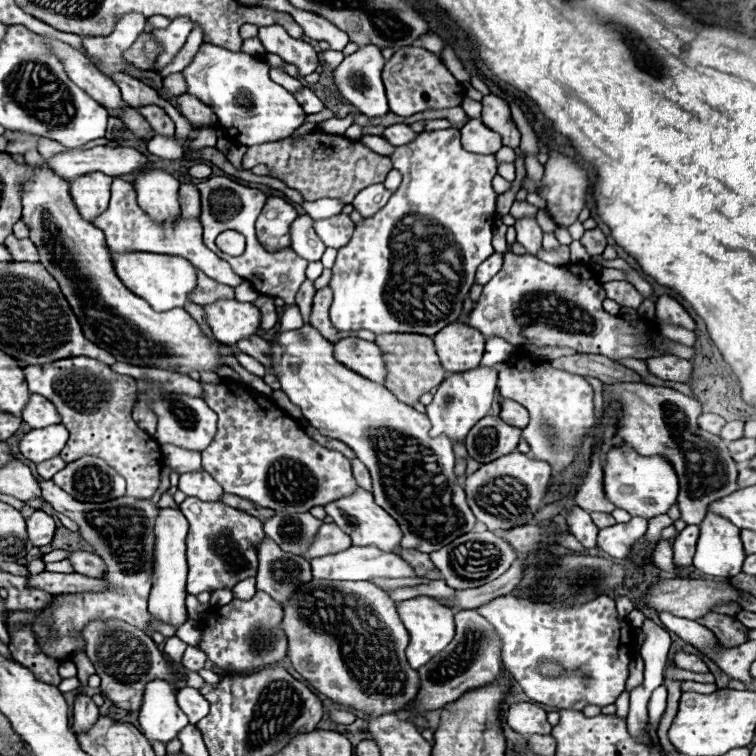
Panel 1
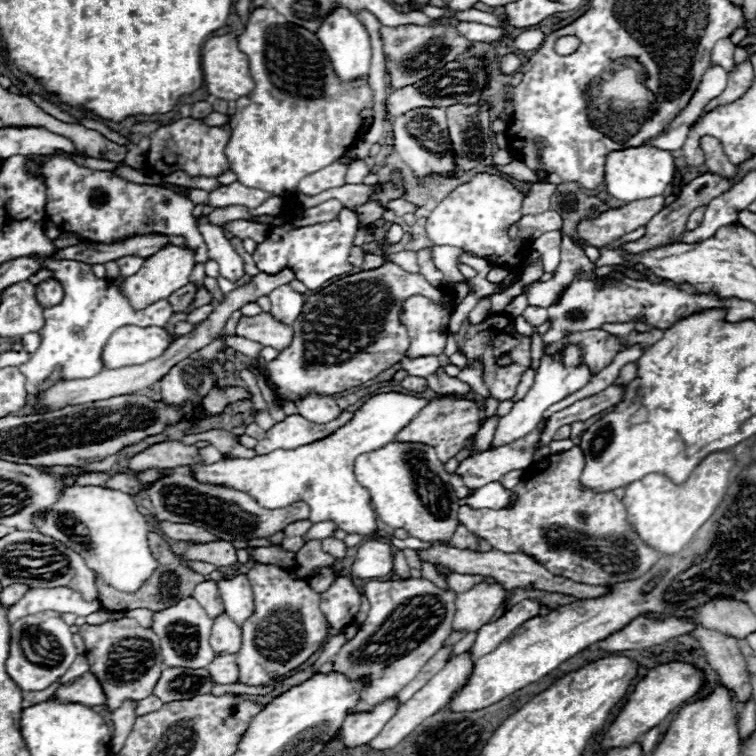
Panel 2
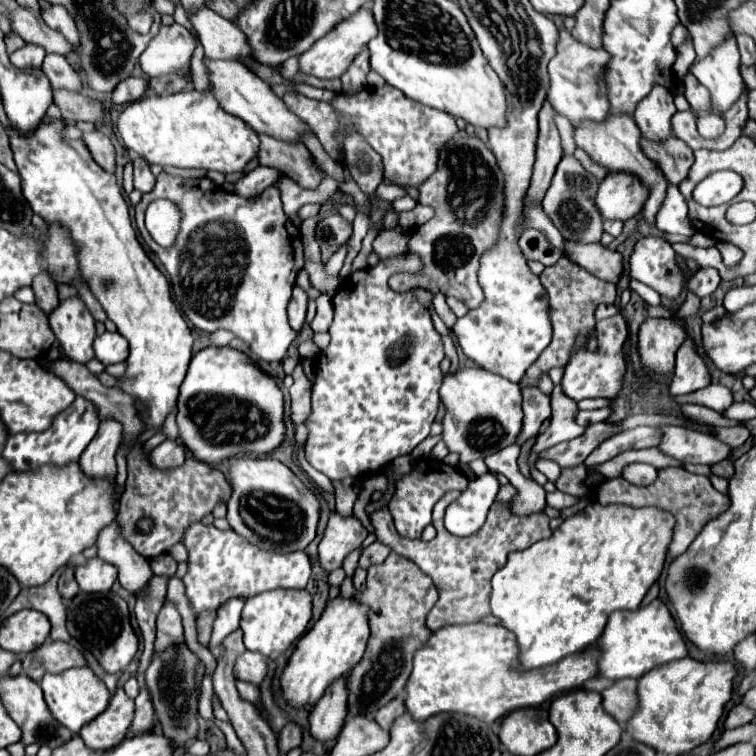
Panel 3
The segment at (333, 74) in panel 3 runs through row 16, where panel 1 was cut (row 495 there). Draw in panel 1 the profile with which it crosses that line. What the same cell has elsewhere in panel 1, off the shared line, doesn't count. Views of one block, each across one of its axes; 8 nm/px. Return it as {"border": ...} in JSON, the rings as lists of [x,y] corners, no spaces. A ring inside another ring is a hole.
{"border":[[[358,488],[354,490],[350,496],[344,496],[336,502],[330,502],[324,506],[326,514],[334,518],[334,522],[352,538],[354,546],[368,546],[368,544],[376,544],[380,550],[384,552],[394,552],[396,546],[400,546],[402,534],[400,528],[396,526],[396,520],[390,518],[388,512],[384,512],[376,502],[372,492]]]}

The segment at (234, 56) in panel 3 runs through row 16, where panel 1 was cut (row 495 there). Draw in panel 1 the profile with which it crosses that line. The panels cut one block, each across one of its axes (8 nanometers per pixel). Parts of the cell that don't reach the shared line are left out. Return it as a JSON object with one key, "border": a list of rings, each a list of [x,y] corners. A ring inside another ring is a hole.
{"border":[[[208,472],[180,474],[178,490],[182,490],[186,496],[194,496],[204,502],[220,502],[220,498],[224,494],[222,486]]]}

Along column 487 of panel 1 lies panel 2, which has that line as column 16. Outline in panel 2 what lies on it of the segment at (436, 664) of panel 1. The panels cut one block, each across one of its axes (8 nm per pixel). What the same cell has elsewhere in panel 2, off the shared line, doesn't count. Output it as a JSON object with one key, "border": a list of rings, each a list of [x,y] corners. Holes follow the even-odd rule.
{"border":[[[38,612],[16,620],[10,626],[10,654],[6,672],[20,690],[44,690],[54,684],[76,660],[76,646],[72,642],[70,626],[58,612]]]}

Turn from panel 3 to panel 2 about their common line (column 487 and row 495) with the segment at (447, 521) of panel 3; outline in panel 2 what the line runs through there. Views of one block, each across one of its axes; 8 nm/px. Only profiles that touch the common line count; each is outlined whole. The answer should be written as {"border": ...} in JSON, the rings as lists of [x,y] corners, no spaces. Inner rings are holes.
{"border":[[[490,482],[468,498],[468,506],[472,506],[472,508],[502,510],[502,508],[508,508],[512,502],[514,502],[512,490],[504,488],[500,482]]]}

